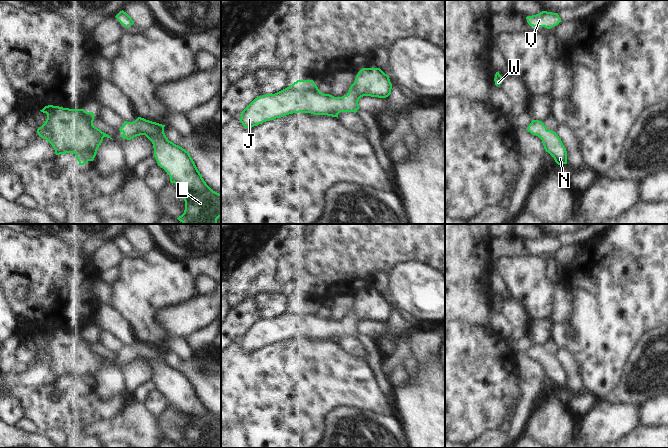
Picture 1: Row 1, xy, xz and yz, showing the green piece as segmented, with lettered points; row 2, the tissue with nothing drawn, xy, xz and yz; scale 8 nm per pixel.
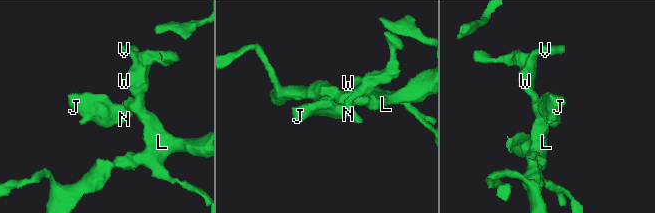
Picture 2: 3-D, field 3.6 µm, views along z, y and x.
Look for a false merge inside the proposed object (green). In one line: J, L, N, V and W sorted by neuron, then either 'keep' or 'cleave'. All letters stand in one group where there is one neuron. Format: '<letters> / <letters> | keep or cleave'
J L N V W | keep

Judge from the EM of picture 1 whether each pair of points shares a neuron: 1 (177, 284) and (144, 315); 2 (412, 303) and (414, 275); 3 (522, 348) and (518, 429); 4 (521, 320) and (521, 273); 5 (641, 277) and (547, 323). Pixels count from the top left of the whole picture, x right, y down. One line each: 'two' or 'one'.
1: one
2: one
3: two
4: two
5: two

